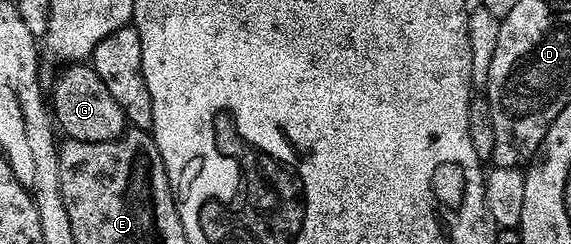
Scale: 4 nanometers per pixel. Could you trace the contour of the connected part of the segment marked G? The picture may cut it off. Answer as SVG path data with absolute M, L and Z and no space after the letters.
M69 63L57 77L51 93L51 113L56 124L65 132L64 136L71 141L86 141L99 143L100 141L114 141L127 128L125 112L119 103L107 91L103 79L89 63Z

